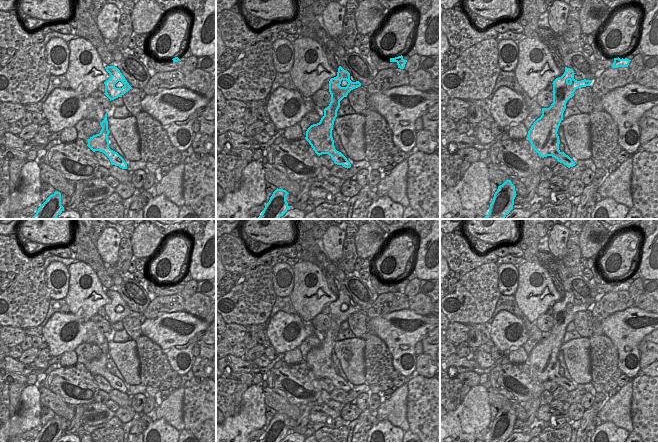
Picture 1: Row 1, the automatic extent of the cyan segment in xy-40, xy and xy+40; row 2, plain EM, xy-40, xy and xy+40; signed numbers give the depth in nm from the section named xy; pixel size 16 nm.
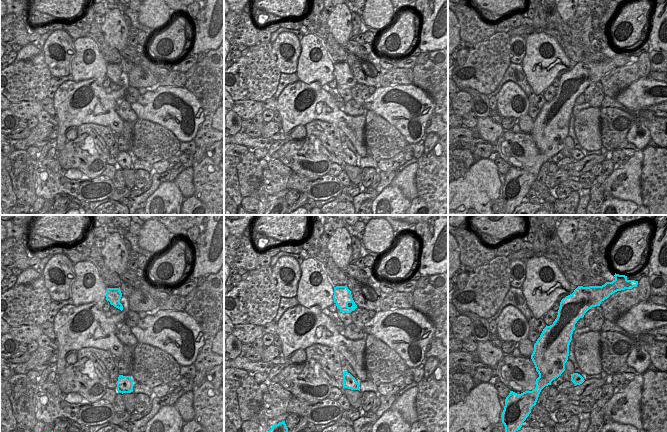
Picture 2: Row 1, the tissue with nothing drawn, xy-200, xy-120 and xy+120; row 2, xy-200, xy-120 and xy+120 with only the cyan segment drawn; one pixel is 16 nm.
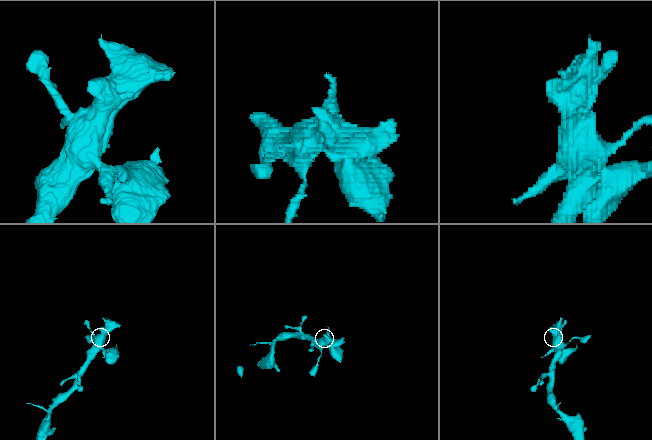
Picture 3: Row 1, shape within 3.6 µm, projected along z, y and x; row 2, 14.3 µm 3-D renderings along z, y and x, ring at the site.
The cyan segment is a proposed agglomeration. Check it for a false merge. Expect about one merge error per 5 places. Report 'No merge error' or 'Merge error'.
No merge error

